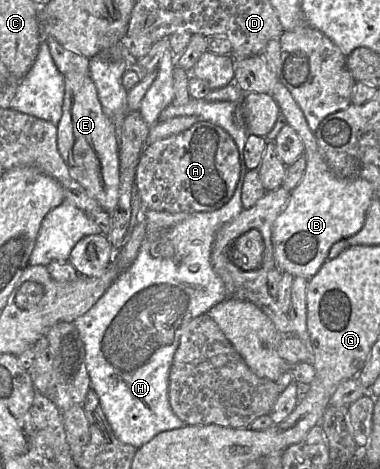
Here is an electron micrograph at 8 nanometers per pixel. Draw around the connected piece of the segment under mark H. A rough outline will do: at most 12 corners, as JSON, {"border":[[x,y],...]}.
{"border":[[144,209],[132,265],[73,323],[90,389],[136,448],[186,424],[181,336],[226,299],[211,264],[244,209]]}

